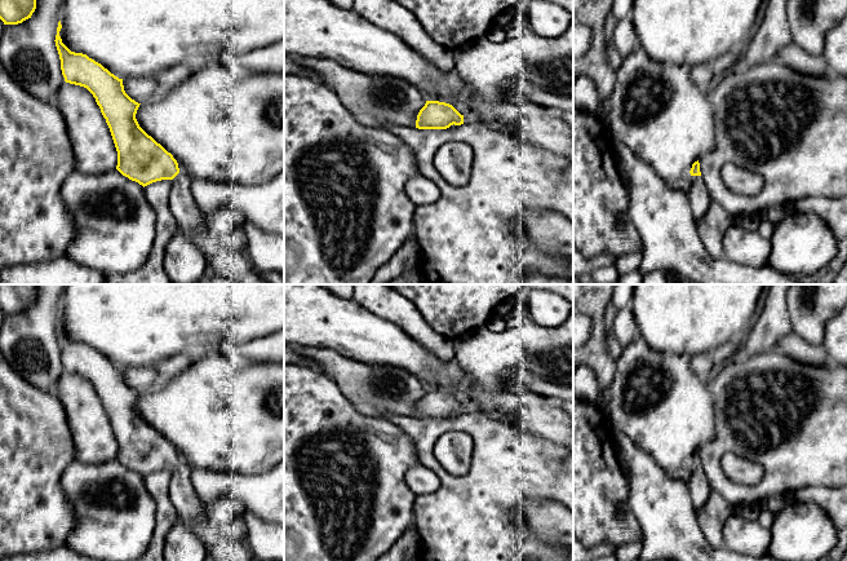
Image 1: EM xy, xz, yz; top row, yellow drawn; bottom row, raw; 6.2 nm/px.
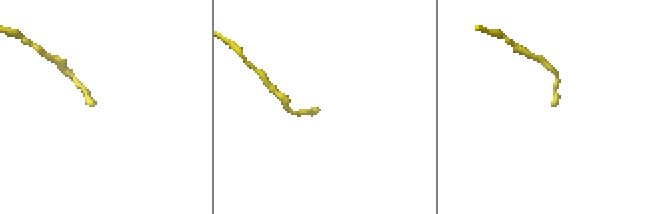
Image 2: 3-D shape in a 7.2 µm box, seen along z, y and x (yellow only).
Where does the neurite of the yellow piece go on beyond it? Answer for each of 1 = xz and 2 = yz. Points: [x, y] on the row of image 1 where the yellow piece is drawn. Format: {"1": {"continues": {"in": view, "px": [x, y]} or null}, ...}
{"1": {"continues": {"in": "xz", "px": [470, 116]}}, "2": {"continues": {"in": "yz", "px": [699, 197]}}}

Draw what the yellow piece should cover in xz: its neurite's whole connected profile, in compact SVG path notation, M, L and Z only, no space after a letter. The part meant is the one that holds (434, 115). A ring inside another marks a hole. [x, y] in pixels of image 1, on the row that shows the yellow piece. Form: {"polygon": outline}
{"polygon": "M426 101L416 120L418 129L447 129L451 125L480 122L474 111L461 115L452 105L439 101Z"}

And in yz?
{"polygon": "M699 160L692 164L689 171L692 182L688 193L692 213L696 220L700 220L708 211L711 198L709 196L706 185L701 177Z"}

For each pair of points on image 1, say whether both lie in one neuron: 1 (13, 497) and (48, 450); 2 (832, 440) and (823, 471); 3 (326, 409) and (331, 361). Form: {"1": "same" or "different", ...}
{"1": "same", "2": "same", "3": "different"}

